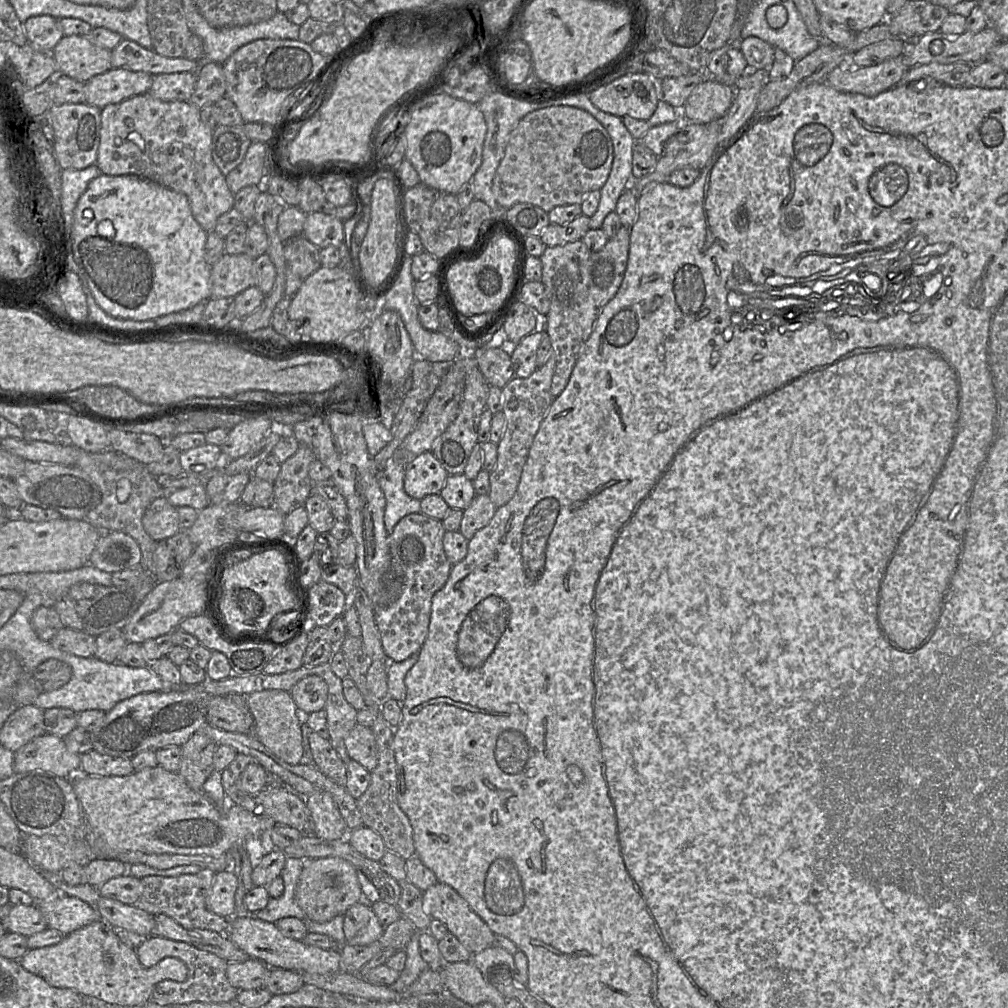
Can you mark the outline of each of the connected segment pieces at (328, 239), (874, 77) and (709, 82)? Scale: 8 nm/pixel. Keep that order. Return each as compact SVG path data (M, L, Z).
M321 212L307 213L302 235L319 248L345 242L343 221Z
M902 55L873 66L839 65L823 82L840 92L873 97L897 85L908 69Z
M709 78L694 88L680 110L681 115L692 123L712 122L725 116L734 97L733 87Z

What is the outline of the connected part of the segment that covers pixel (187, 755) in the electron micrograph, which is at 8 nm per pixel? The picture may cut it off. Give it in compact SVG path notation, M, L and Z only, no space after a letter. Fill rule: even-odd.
M200 730L181 746L181 765L177 773L192 789L202 790L205 781L214 771L213 756L218 746Z

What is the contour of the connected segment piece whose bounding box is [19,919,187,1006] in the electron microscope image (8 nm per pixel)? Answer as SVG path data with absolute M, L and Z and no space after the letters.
M102 919L65 935L64 939L55 945L29 949L19 962L25 970L40 976L53 987L72 989L82 996L125 1006L138 1005L150 1000L154 985L162 980L183 982L187 978L187 967L178 958L165 957L150 968L143 967L135 949L125 945L118 938L116 929Z

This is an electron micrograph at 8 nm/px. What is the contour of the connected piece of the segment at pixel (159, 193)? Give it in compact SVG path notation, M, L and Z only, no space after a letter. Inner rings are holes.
M102 174L94 179L81 196L75 209L71 240L75 263L82 271L97 304L108 314L125 320L153 320L160 316L192 308L211 297L211 268L205 259L207 232L192 215L187 197L174 190L135 175L109 176Z

